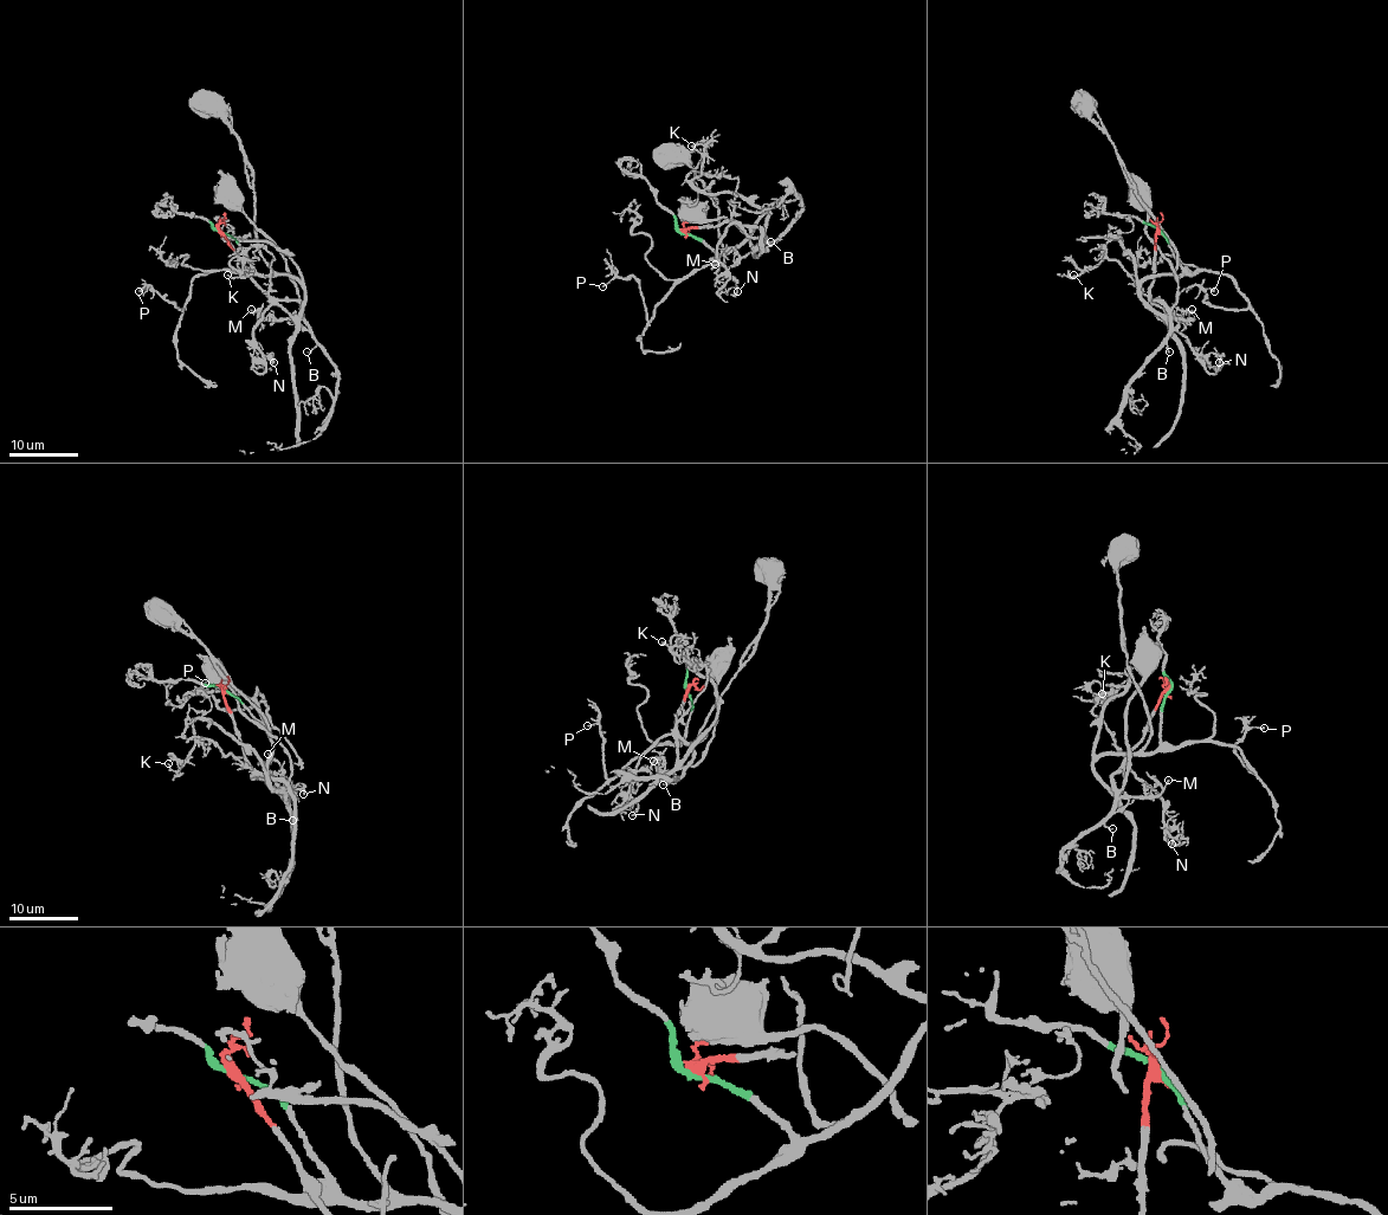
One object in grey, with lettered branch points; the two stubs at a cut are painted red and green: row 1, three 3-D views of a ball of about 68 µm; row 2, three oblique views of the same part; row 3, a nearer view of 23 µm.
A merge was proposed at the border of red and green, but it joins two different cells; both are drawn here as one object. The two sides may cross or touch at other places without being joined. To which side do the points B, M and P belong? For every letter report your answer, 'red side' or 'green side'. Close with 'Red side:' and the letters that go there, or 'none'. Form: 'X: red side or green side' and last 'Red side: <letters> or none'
B: red side
M: red side
P: green side
Red side: B, M

